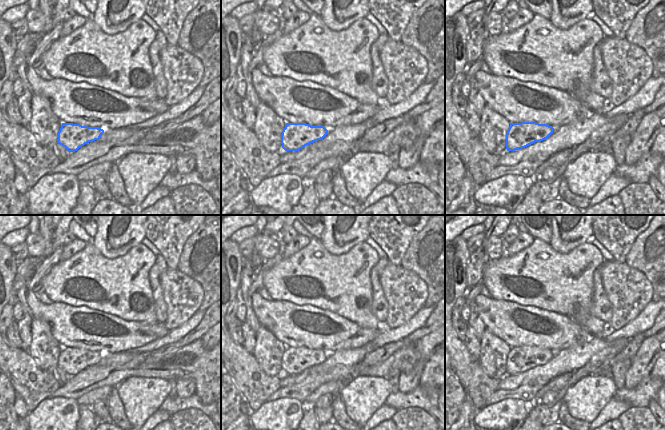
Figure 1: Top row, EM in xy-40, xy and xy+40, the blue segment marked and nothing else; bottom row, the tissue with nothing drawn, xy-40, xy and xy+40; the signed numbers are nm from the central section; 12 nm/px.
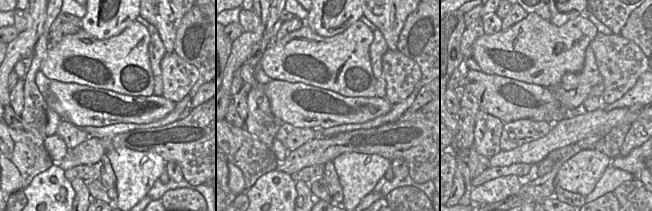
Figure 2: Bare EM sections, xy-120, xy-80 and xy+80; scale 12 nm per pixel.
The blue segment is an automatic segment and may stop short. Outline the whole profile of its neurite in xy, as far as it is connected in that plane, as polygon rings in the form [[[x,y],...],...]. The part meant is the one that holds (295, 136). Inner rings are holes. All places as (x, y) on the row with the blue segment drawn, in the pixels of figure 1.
[[[286,123],[281,135],[285,151],[299,151],[303,147],[323,139],[328,133],[324,126],[311,126],[306,123]]]

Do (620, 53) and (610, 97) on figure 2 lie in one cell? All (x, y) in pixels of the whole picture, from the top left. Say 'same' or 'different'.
same

